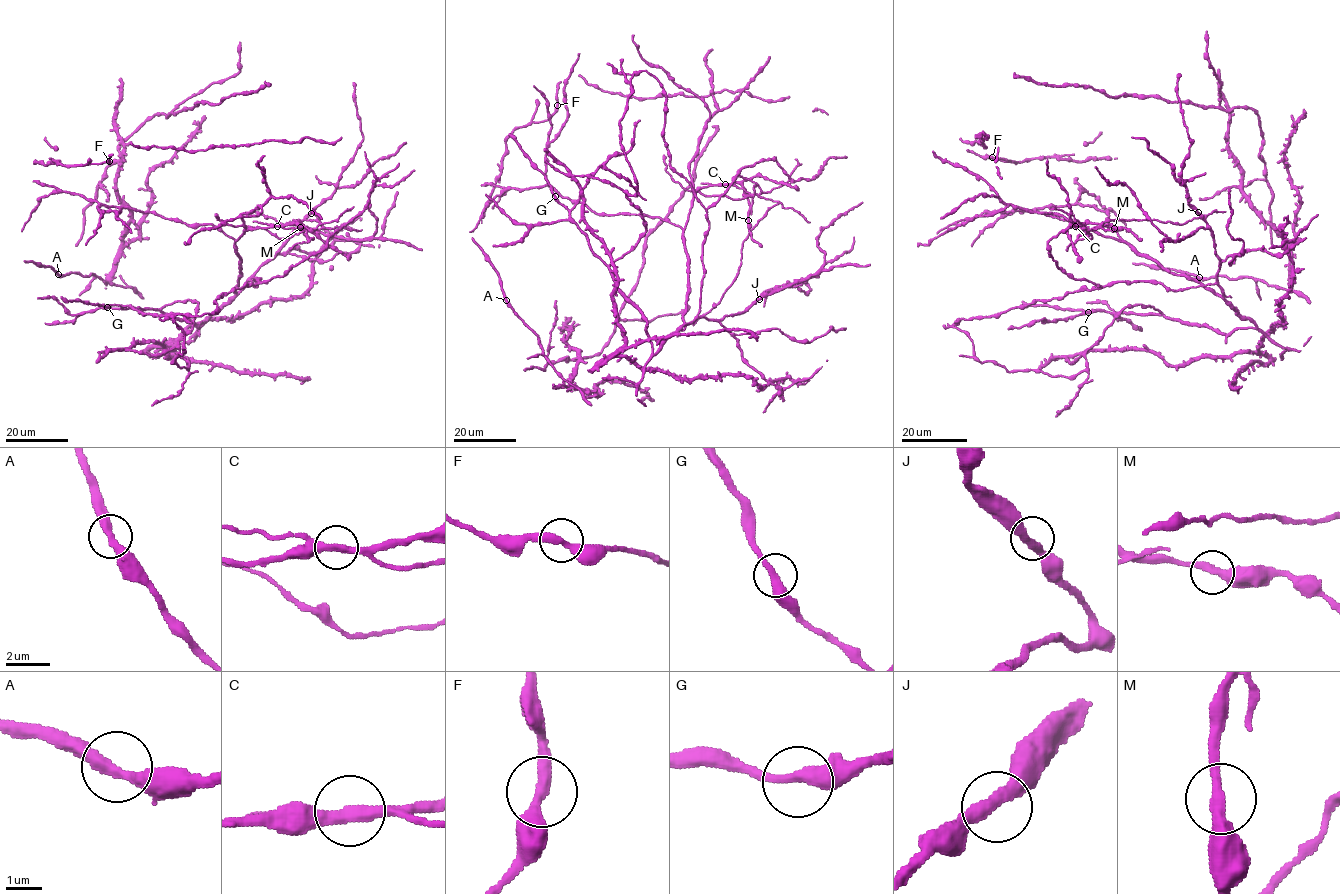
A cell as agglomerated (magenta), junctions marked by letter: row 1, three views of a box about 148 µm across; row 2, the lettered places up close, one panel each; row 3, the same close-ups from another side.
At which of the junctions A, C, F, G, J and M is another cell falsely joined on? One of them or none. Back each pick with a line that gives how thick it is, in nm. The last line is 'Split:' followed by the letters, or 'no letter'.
C: 360 nm
Split: C

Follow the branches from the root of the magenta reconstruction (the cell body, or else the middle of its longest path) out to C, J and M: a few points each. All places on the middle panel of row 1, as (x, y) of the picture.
C: (521, 189), (547, 185), (597, 213), (658, 216), (683, 229), (693, 194), (704, 187), (725, 184)
J: (521, 189), (547, 185), (597, 213), (658, 216), (679, 226), (688, 260), (685, 324), (741, 313), (759, 299)
M: (521, 189), (547, 185), (597, 213), (658, 216), (683, 229), (697, 190), (738, 182), (748, 199), (748, 220)

